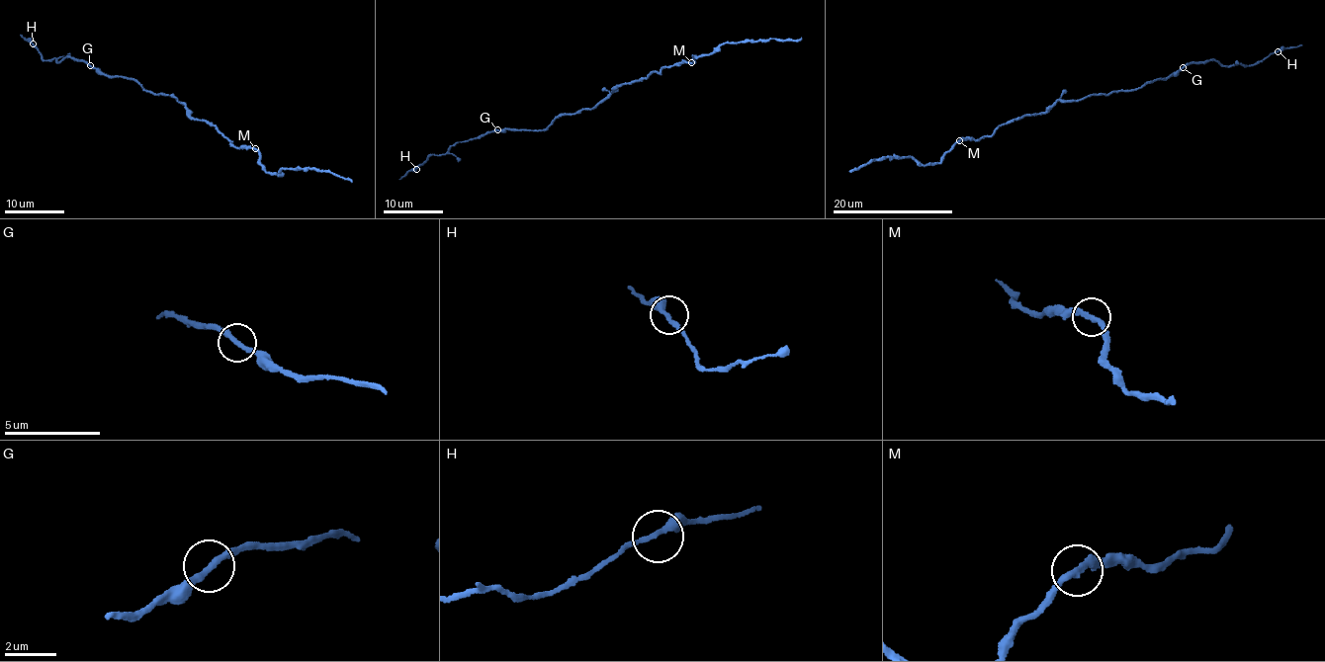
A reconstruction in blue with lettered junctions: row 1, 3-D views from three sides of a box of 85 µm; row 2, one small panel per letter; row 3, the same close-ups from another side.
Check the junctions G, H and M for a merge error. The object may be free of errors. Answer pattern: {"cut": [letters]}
{"cut": ["M"]}

